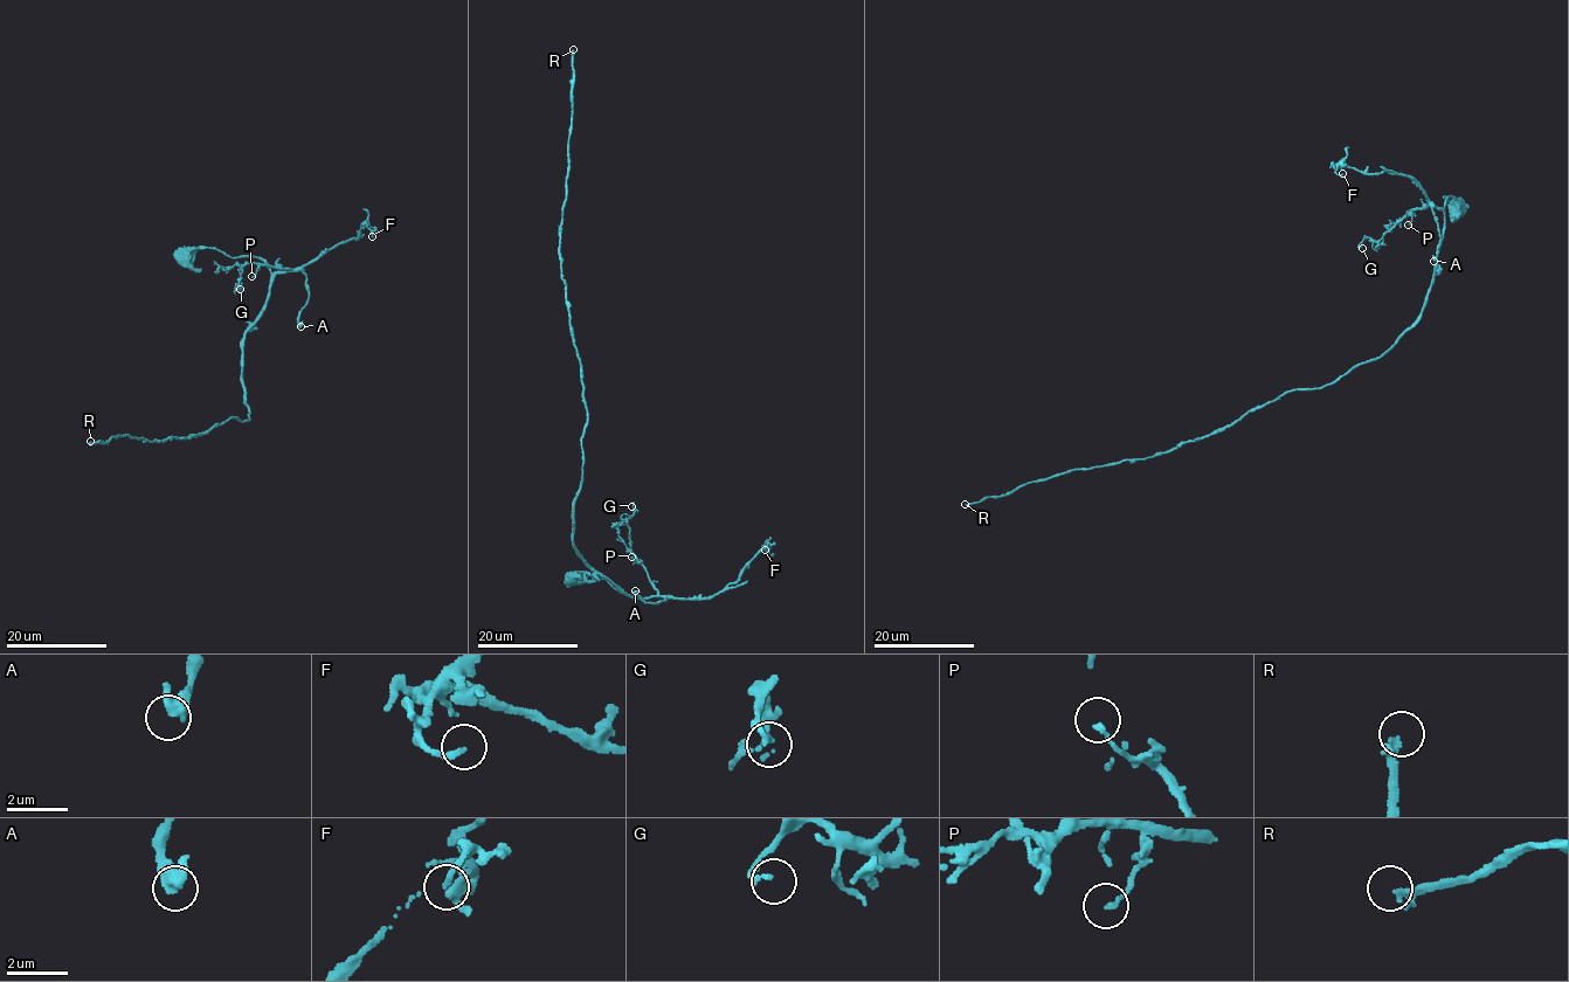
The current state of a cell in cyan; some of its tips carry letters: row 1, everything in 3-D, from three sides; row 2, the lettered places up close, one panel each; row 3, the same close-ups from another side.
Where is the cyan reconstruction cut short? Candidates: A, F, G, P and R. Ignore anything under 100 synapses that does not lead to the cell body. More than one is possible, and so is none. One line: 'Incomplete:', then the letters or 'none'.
Incomplete: R

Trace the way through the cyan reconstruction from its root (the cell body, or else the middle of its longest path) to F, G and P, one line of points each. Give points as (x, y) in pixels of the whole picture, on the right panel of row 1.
F: (1458, 208), (1443, 195), (1444, 211), (1429, 206), (1405, 175), (1336, 165), (1336, 173), (1342, 173)
G: (1458, 208), (1443, 195), (1444, 211), (1408, 211), (1377, 241), (1366, 239), (1362, 248)
P: (1458, 208), (1453, 199), (1443, 195), (1445, 202), (1447, 198), (1444, 211), (1430, 206), (1414, 209), (1408, 225)

